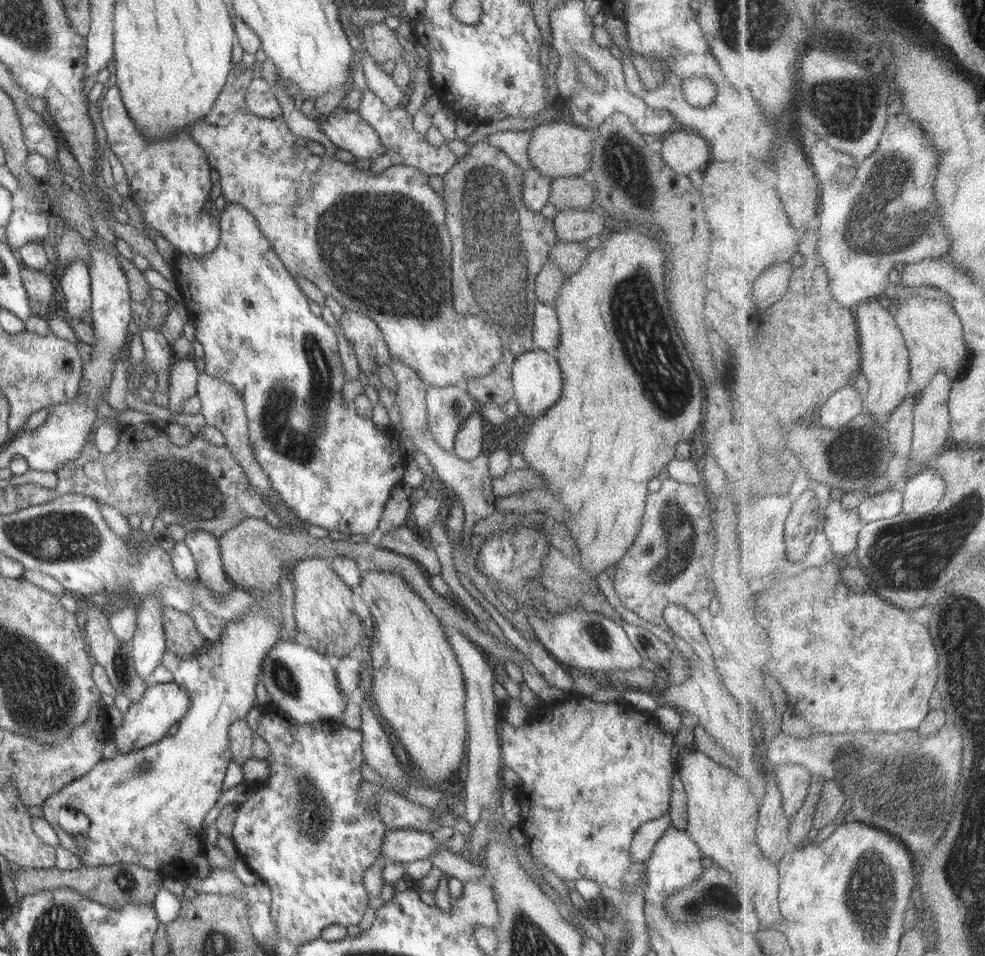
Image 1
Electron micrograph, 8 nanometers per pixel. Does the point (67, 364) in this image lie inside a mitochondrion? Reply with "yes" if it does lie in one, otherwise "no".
no

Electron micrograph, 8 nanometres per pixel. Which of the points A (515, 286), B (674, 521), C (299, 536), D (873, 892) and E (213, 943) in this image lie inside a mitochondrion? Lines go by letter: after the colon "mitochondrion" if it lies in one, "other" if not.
A: mitochondrion
B: mitochondrion
C: other
D: mitochondrion
E: mitochondrion

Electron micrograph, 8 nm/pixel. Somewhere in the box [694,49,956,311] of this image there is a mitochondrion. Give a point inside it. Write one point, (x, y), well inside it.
(869, 233)

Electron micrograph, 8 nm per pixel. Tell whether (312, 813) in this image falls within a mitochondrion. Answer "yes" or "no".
yes

